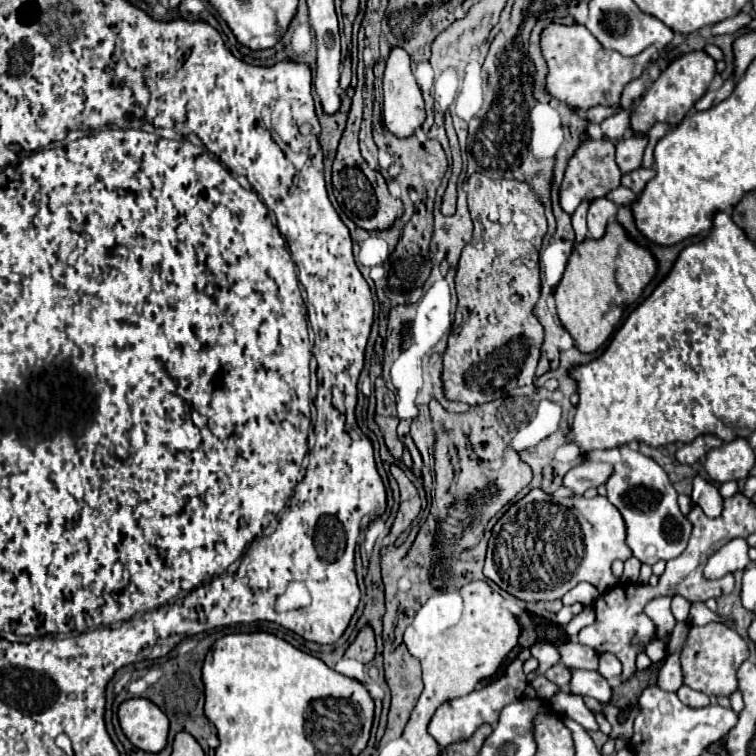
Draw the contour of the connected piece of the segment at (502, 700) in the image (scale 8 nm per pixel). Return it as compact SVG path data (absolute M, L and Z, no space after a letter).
M519 659L511 661L505 669L505 673L495 679L493 683L489 683L487 687L483 689L477 689L473 693L469 693L467 697L459 697L459 699L451 699L449 703L443 703L435 717L433 717L433 723L429 725L429 733L433 735L433 739L445 749L447 745L451 743L459 743L459 741L467 741L471 739L471 735L483 725L483 723L489 723L489 725L495 725L497 723L497 717L499 717L499 711L509 705L509 703L515 703L519 699L523 699L523 691L527 687L527 677L523 673L523 663Z

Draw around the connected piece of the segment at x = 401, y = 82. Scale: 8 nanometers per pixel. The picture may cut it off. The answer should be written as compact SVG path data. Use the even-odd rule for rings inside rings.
M393 47L389 59L387 59L387 69L383 77L383 93L385 93L385 105L383 105L383 121L385 127L395 135L395 137L411 137L415 129L419 129L425 123L425 103L421 97L421 89L411 73L409 65L409 55L401 47Z

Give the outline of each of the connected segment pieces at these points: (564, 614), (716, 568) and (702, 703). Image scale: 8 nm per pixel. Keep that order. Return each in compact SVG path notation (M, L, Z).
M575 603L575 605L569 605L569 607L563 607L559 613L557 613L557 623L559 625L567 625L575 615L579 615L583 611L583 605L581 603Z
M745 539L729 541L725 547L721 547L721 551L717 551L717 555L713 555L707 561L707 565L703 569L705 579L719 579L727 573L749 567L751 559L747 555L747 549L749 549L749 545Z
M683 685L683 687L677 691L677 697L679 697L685 705L689 705L689 707L693 707L693 709L699 709L699 707L707 707L707 705L709 705L709 697L707 697L705 693L693 691L693 689L687 687L687 685Z

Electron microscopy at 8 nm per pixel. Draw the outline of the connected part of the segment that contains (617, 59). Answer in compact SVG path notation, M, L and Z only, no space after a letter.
M551 23L541 37L541 49L549 65L547 75L547 91L557 97L559 101L579 109L587 111L595 105L615 105L621 97L623 87L641 77L643 69L651 59L657 57L657 47L651 45L643 53L635 57L625 57L617 51L605 49L583 25L555 25Z

